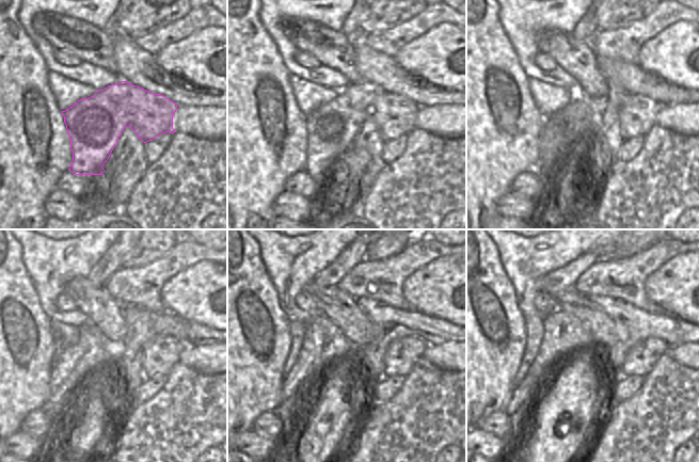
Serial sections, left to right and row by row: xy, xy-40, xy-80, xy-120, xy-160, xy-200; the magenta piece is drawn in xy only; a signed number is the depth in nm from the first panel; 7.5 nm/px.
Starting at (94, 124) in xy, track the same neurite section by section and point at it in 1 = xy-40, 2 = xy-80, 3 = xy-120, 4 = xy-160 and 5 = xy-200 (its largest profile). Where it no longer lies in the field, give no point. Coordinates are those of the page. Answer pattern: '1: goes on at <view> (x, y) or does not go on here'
1: goes on at xy-40 (332, 127)
2: goes on at xy-80 (583, 113)
3: goes on at xy-120 (159, 355)
4: goes on at xy-160 (401, 354)
5: goes on at xy-200 (640, 359)

